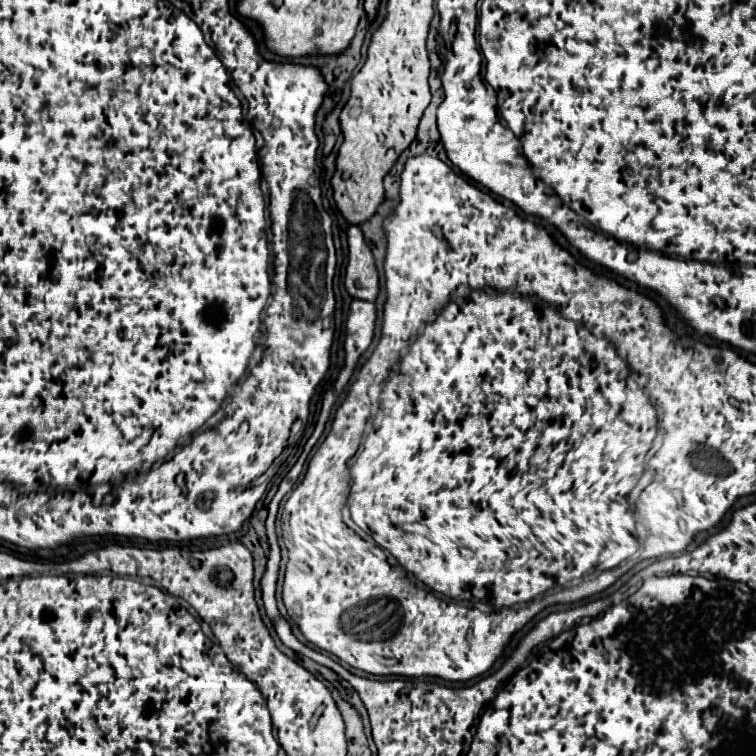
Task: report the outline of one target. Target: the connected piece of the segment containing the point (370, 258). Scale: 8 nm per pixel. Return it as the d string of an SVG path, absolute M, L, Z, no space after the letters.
M358 225L348 229L348 249L350 259L346 267L346 289L354 299L374 301L380 291L380 279L372 249L368 247L364 233Z

